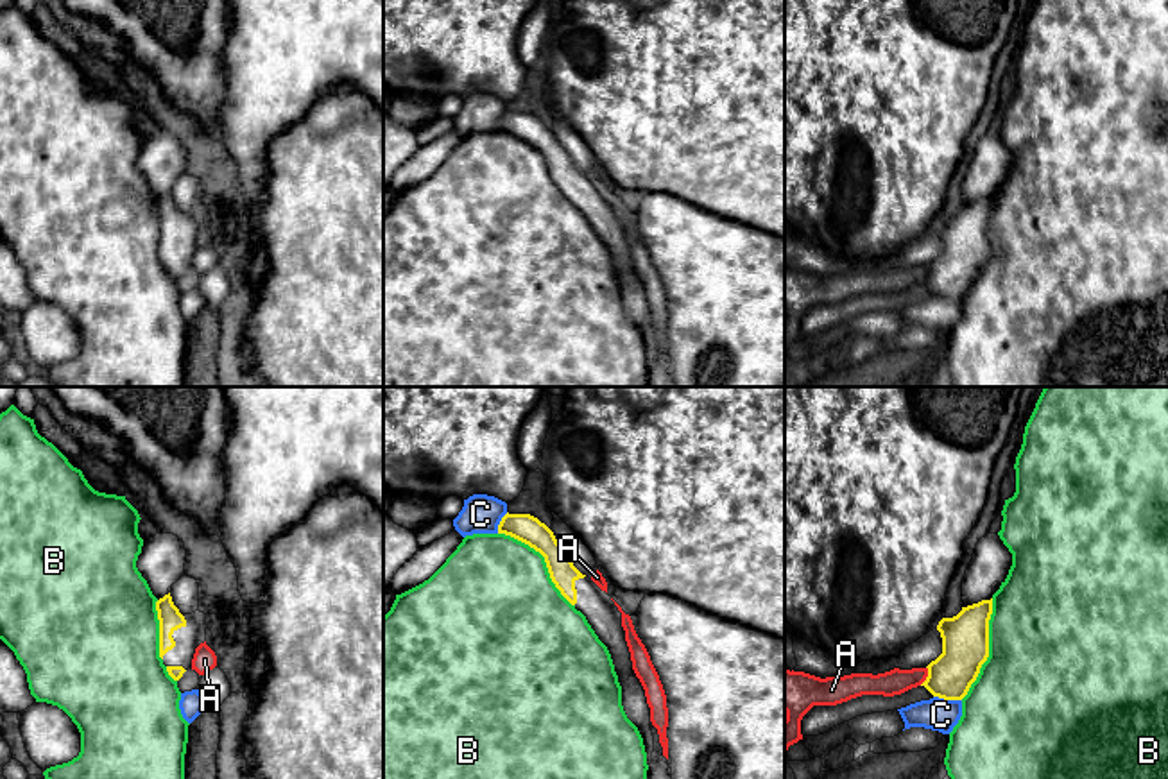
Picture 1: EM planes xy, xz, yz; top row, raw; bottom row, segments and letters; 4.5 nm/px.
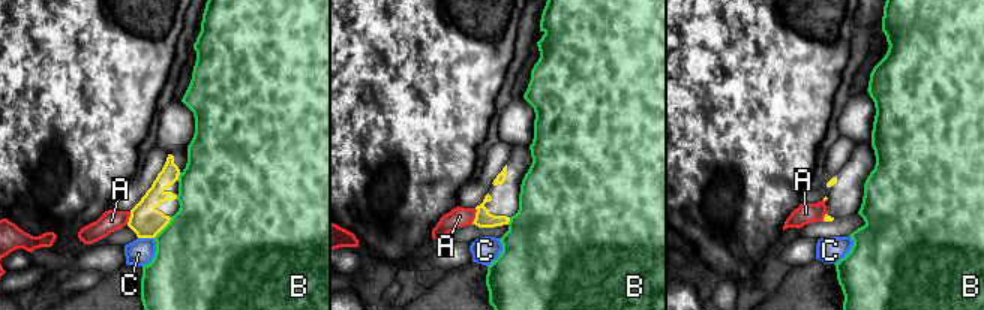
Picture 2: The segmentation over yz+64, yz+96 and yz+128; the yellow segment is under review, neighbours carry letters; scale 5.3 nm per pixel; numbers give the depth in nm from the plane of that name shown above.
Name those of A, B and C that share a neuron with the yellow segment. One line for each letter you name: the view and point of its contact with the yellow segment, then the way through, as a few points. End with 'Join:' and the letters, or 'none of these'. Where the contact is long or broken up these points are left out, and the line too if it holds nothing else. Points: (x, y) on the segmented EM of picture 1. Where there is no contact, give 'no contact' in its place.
Join: none of these

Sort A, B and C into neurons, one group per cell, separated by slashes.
A / B / C

